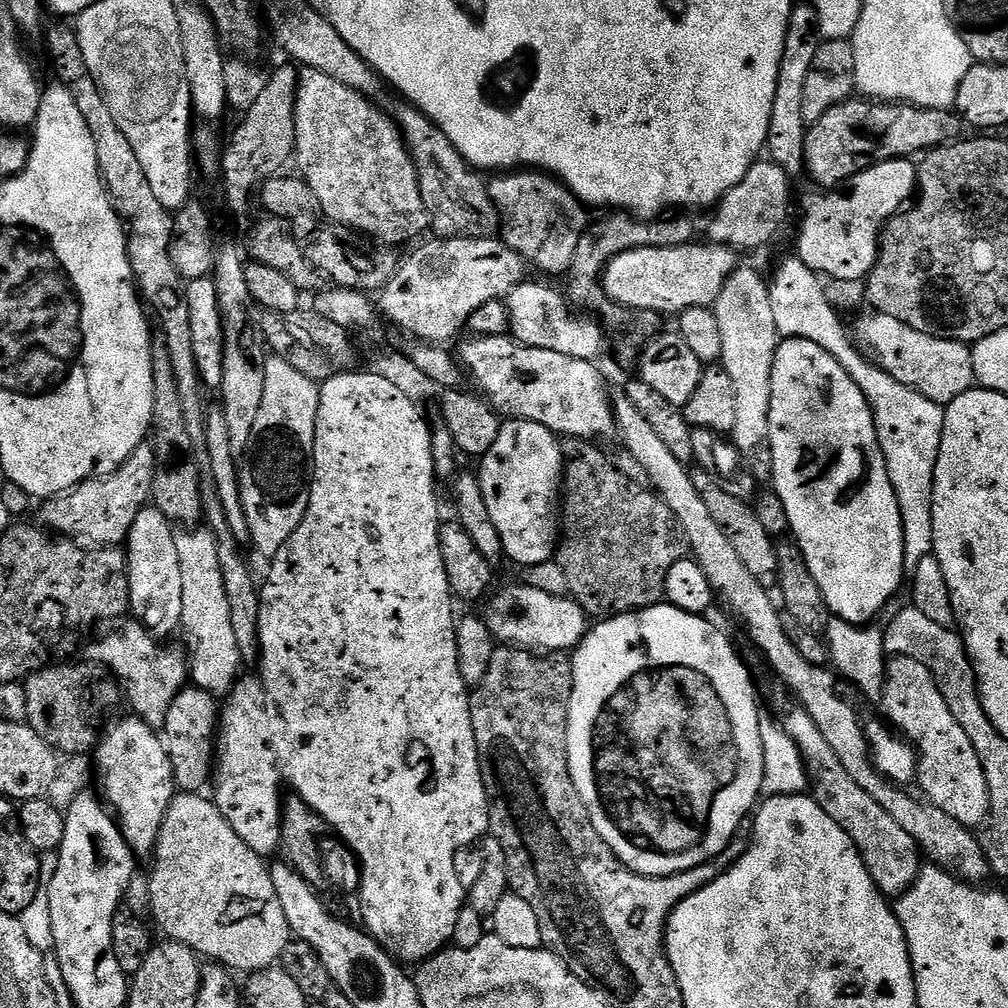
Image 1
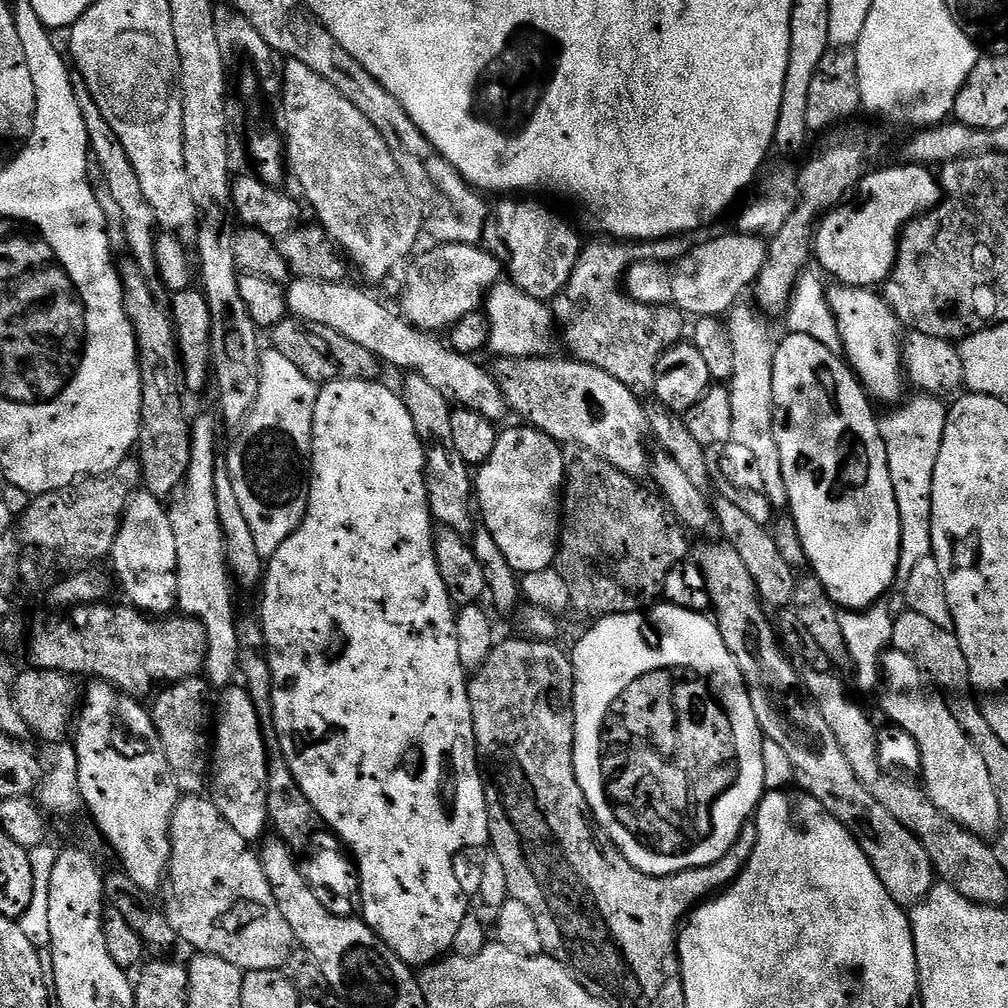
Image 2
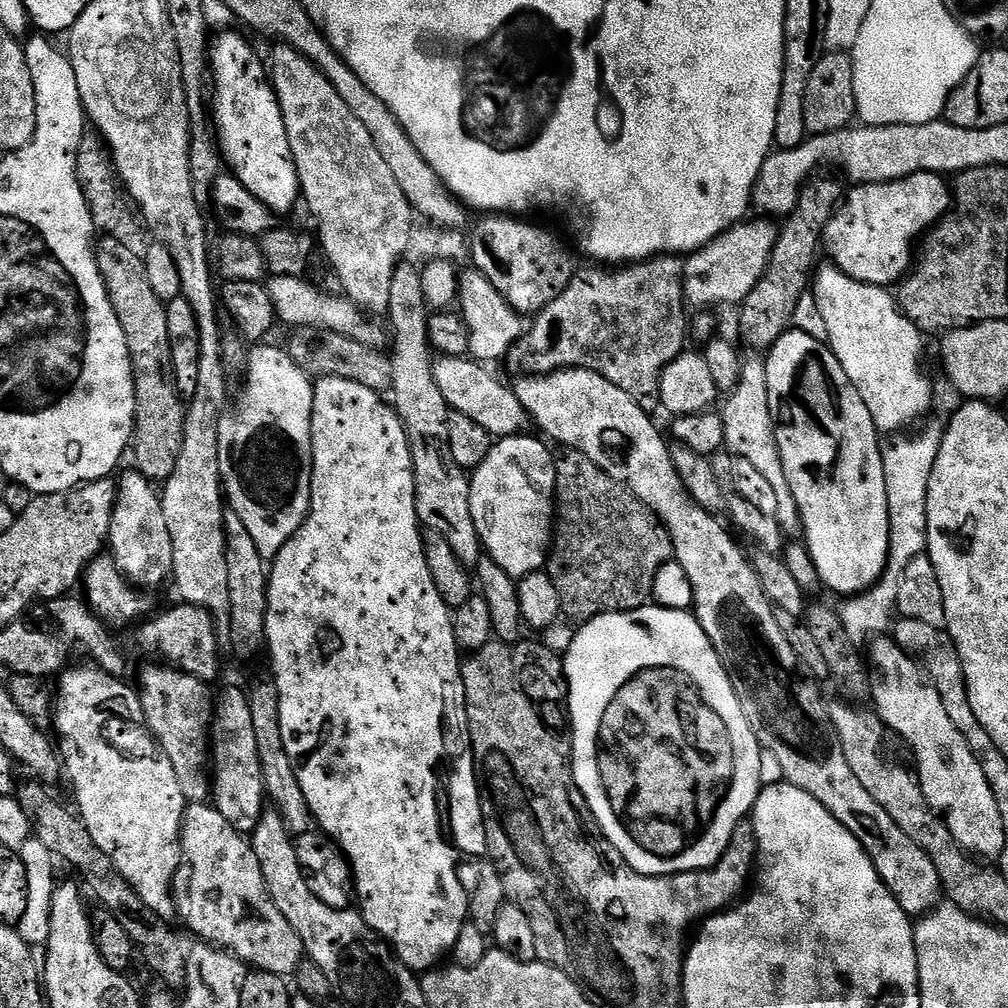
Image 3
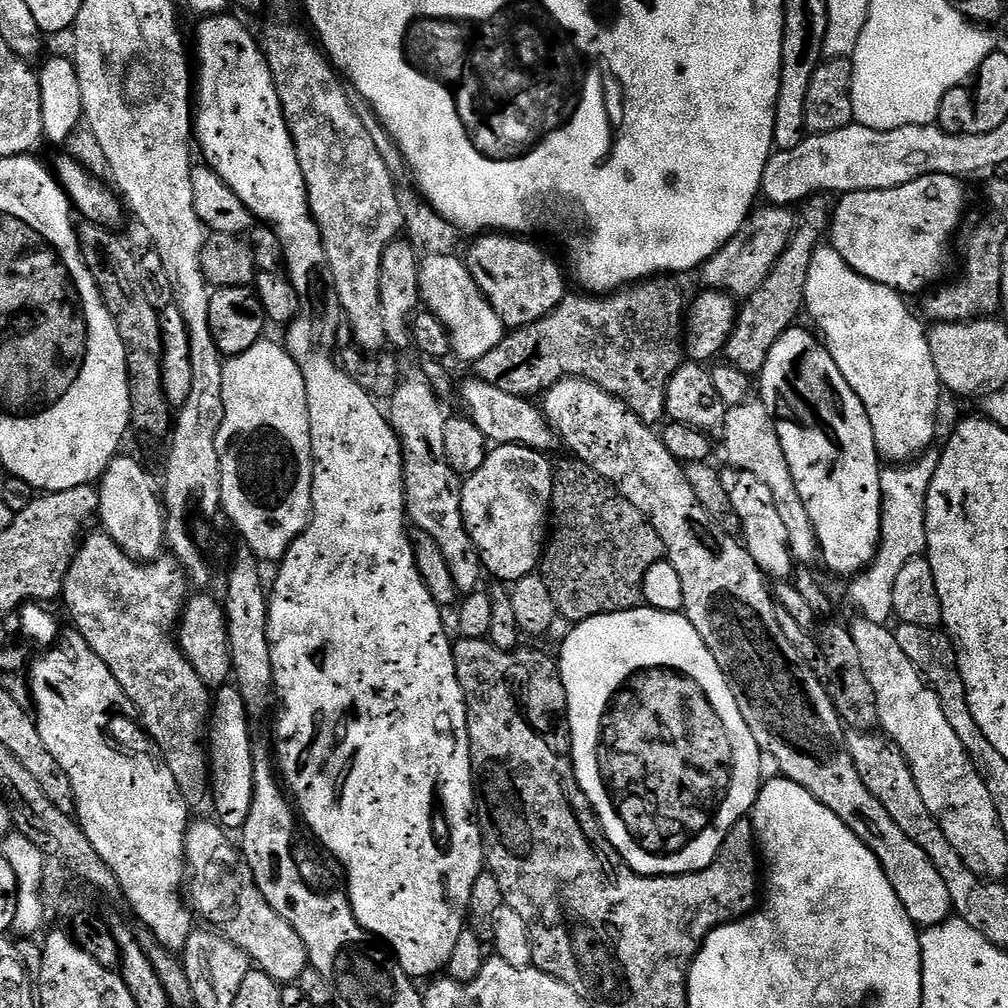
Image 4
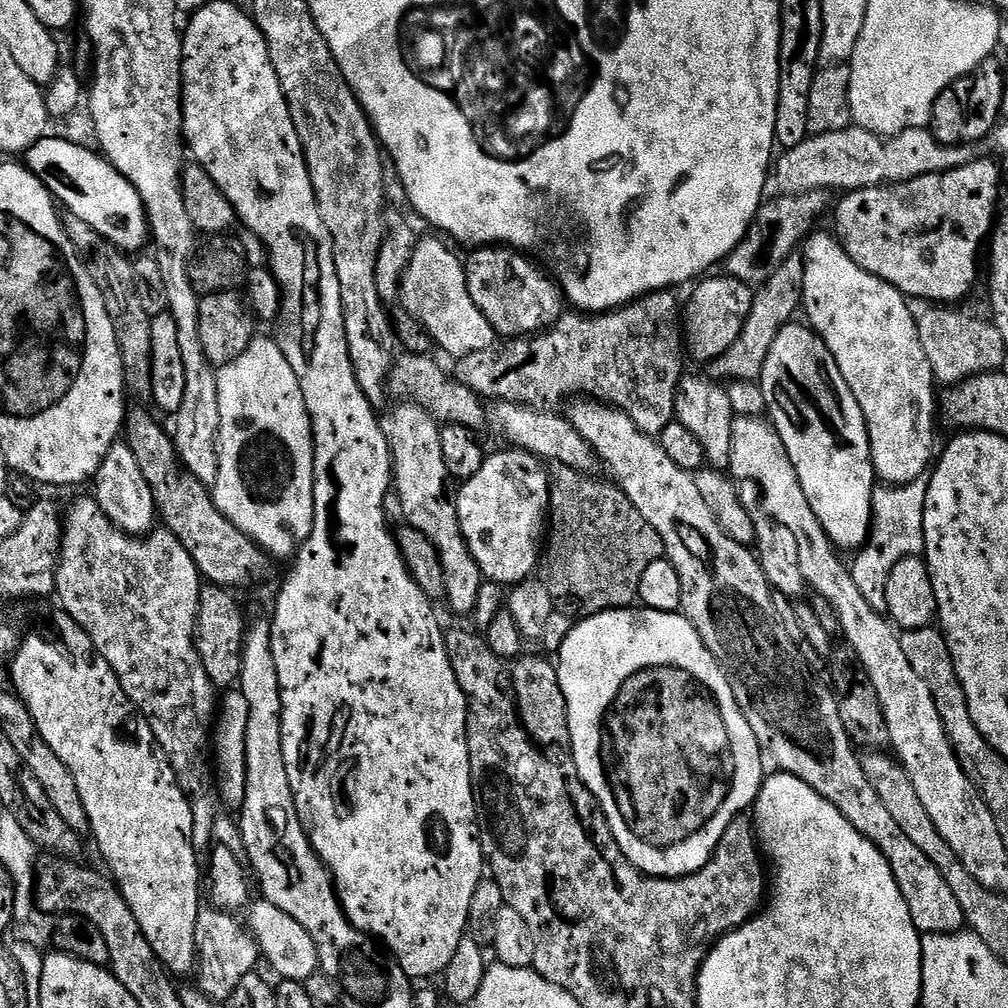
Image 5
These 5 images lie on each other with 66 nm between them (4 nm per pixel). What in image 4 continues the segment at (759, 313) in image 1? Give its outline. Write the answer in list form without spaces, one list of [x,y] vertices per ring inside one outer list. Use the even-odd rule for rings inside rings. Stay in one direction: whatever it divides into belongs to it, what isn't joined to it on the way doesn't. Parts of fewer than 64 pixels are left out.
[[[749,398],[745,404],[731,405],[724,419],[723,436],[724,452],[736,470],[756,474],[770,486],[779,517],[782,518],[789,535],[789,549],[793,559],[804,566],[815,565],[815,560],[817,563],[820,556],[820,543],[816,541],[816,531],[810,522],[810,514],[806,514],[806,506],[802,498],[798,498],[798,490],[794,486],[794,478],[786,462],[786,454],[782,454],[782,442],[778,438],[776,421],[768,413],[764,401]]]

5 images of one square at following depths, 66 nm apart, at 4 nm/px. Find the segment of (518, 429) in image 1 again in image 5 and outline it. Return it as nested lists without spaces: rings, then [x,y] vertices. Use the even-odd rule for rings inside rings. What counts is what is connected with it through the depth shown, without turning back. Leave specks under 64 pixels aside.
[[[519,450],[507,451],[485,455],[482,470],[459,485],[454,499],[466,546],[470,554],[474,554],[474,562],[478,562],[485,581],[515,586],[529,579],[542,560],[542,537],[546,532],[548,512],[548,473],[538,457]]]

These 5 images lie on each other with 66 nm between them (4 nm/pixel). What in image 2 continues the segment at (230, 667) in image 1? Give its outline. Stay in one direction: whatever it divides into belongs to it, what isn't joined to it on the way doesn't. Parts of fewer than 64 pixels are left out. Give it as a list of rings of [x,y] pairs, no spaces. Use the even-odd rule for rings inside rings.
[[[200,416],[197,420],[191,421],[192,449],[188,473],[182,487],[171,501],[173,504],[167,505],[167,510],[170,527],[174,529],[174,542],[178,545],[176,603],[183,615],[192,616],[198,622],[202,622],[208,643],[203,675],[213,689],[223,690],[233,683],[237,675],[238,612],[232,609],[234,584],[230,579],[228,561],[224,558],[224,535],[222,526],[218,522],[218,502],[214,502],[214,478],[218,461],[216,461],[217,417],[213,416]]]

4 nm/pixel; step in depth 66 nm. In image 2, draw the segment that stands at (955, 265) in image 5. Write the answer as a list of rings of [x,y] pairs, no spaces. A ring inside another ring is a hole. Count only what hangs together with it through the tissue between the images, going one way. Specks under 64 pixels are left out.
[[[903,167],[880,168],[876,176],[865,175],[847,199],[819,221],[814,236],[814,260],[829,277],[833,276],[833,281],[869,290],[883,285],[894,263],[902,226],[940,203],[942,193],[939,183],[934,182],[931,167]]]

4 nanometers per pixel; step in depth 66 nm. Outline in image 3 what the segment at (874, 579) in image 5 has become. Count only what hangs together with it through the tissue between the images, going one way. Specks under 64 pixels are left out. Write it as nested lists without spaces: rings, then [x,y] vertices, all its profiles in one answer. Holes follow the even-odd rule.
[[[931,420],[916,430],[921,432],[889,435],[880,449],[884,459],[886,502],[890,514],[890,550],[884,575],[880,577],[878,583],[867,588],[865,592],[839,601],[841,604],[838,604],[838,611],[842,618],[842,626],[846,626],[846,634],[850,634],[850,638],[854,641],[864,642],[864,639],[867,641],[869,638],[887,633],[893,627],[894,617],[897,615],[898,585],[910,567],[910,562],[914,562],[916,556],[925,555],[928,547],[926,498],[930,486],[930,470],[934,470],[934,458],[938,458],[945,429],[941,421],[939,424],[938,421]]]

